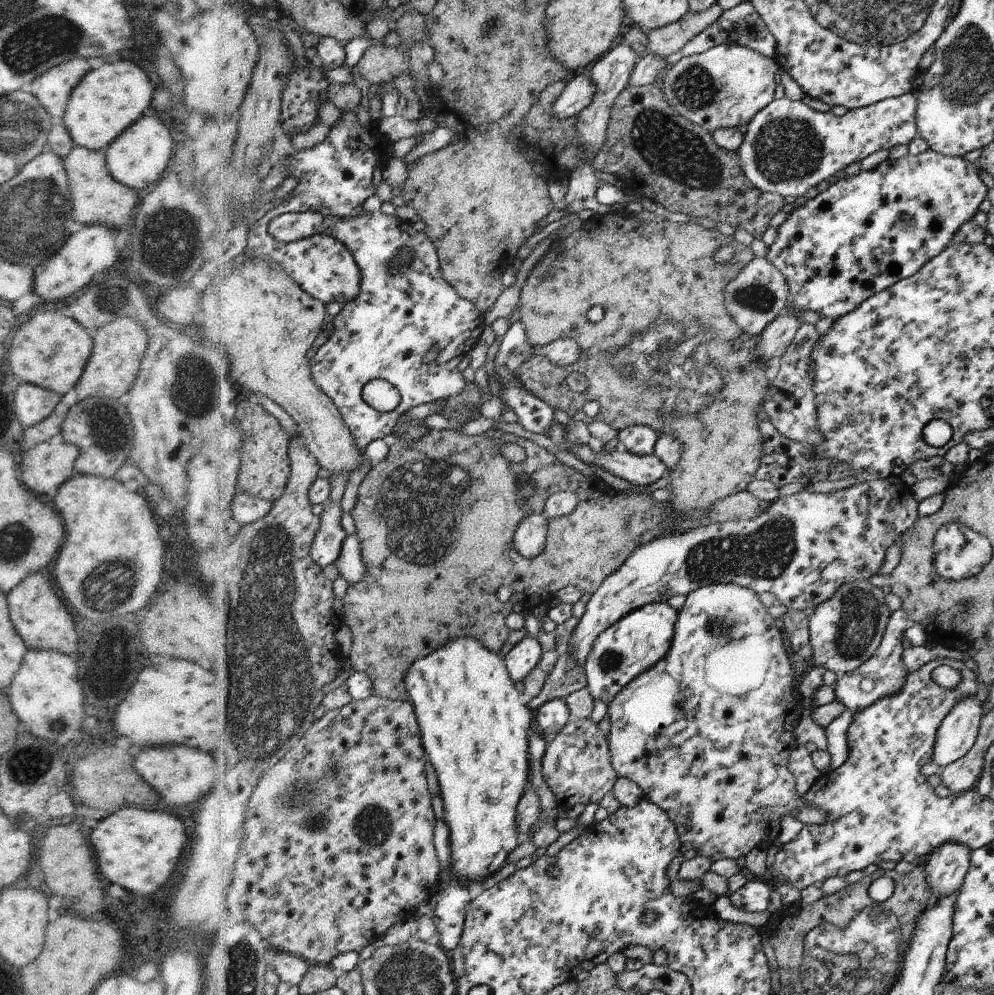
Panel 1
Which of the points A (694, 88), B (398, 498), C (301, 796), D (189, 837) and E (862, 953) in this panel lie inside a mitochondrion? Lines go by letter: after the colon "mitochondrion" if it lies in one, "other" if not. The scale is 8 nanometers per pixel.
A: mitochondrion
B: mitochondrion
C: mitochondrion
D: other
E: mitochondrion

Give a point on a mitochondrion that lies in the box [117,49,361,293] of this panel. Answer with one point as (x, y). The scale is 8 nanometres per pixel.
(169, 237)

